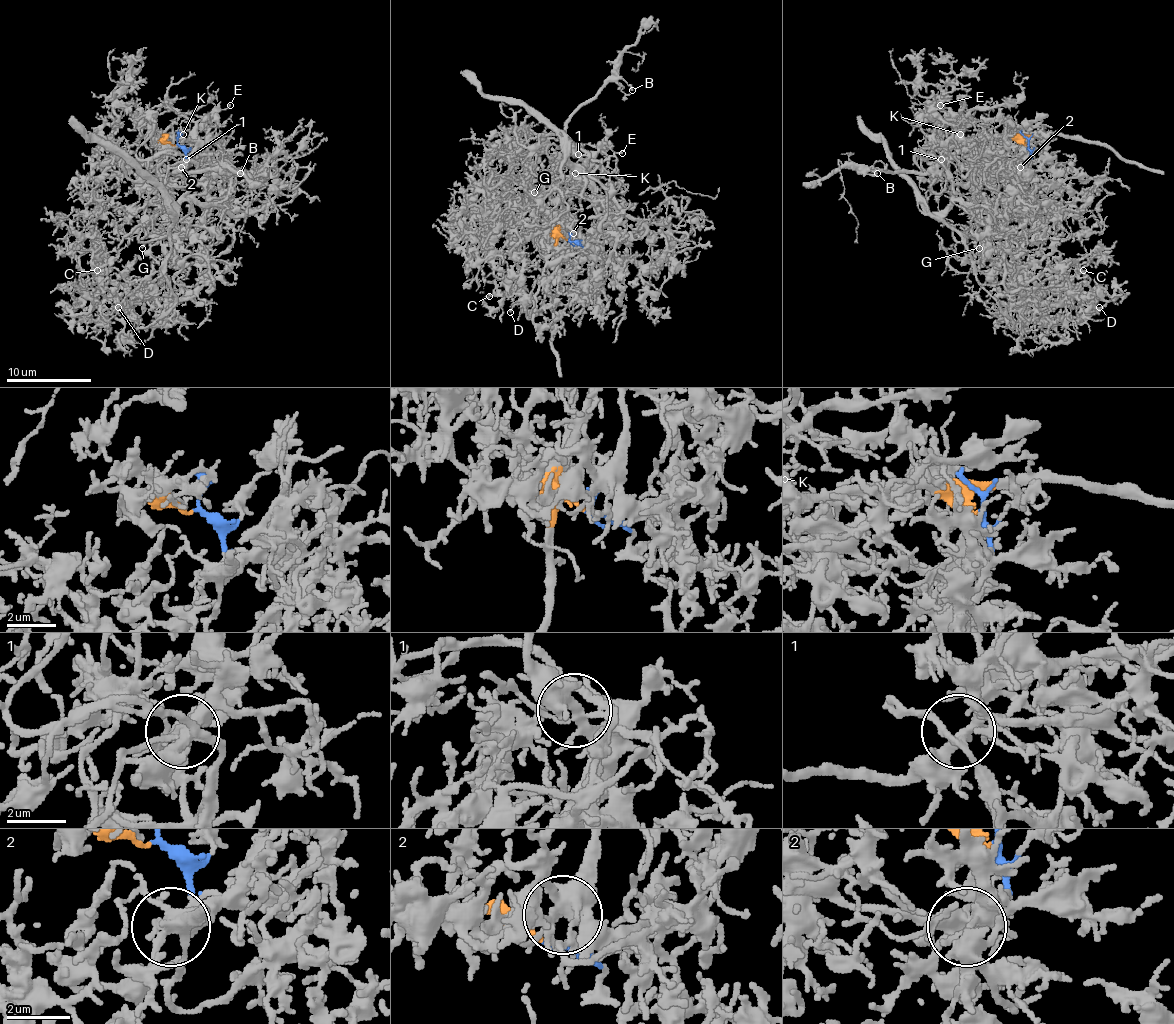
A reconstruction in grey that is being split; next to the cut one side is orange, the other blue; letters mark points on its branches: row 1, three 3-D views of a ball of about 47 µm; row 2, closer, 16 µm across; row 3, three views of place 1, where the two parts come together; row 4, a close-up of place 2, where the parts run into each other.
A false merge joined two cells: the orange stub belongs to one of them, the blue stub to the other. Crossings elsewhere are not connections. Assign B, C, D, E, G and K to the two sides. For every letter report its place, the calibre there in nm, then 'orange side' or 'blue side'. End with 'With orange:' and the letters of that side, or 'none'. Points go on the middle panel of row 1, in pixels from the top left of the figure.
B: at (632, 90); 190 nm thick; orange side
C: at (489, 296); 160 nm thick; blue side
D: at (510, 312); 150 nm thick; blue side
E: at (622, 153); 160 nm thick; orange side
G: at (534, 192); 70 nm thick; blue side
K: at (575, 173); 70 nm thick; orange side
With orange: B, E, K

